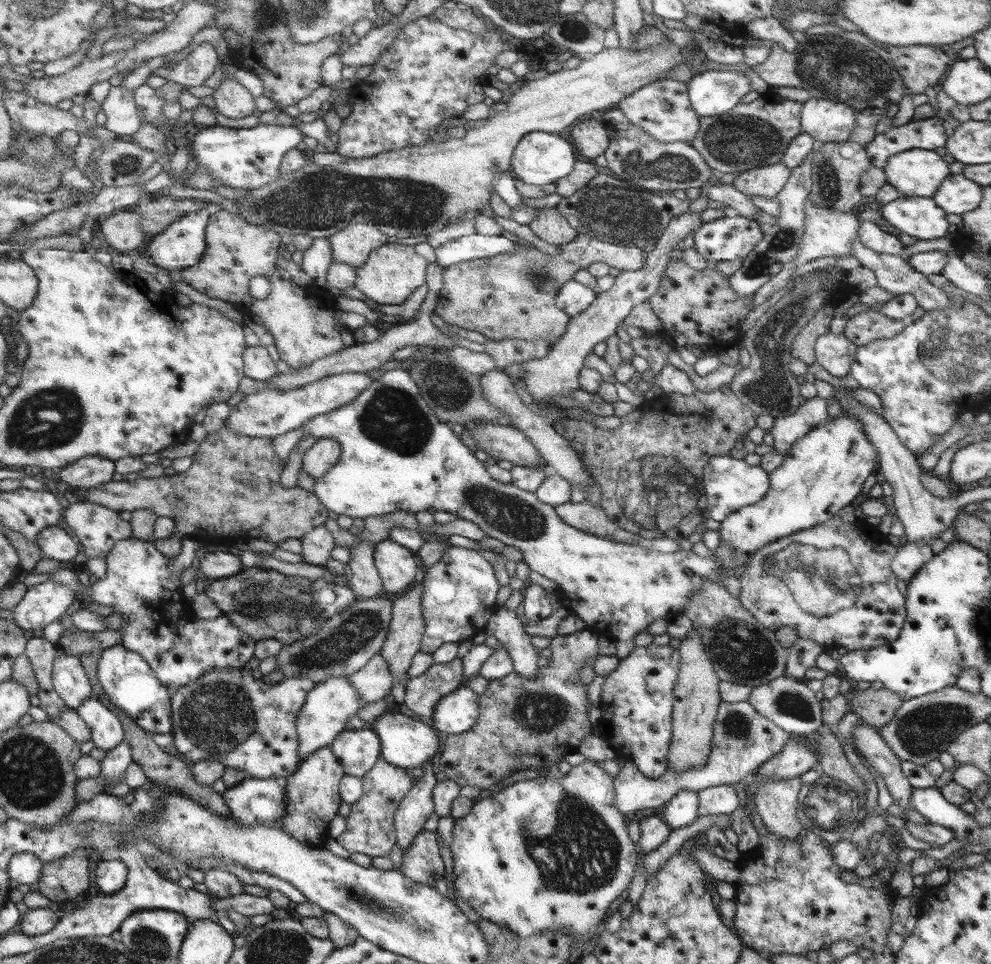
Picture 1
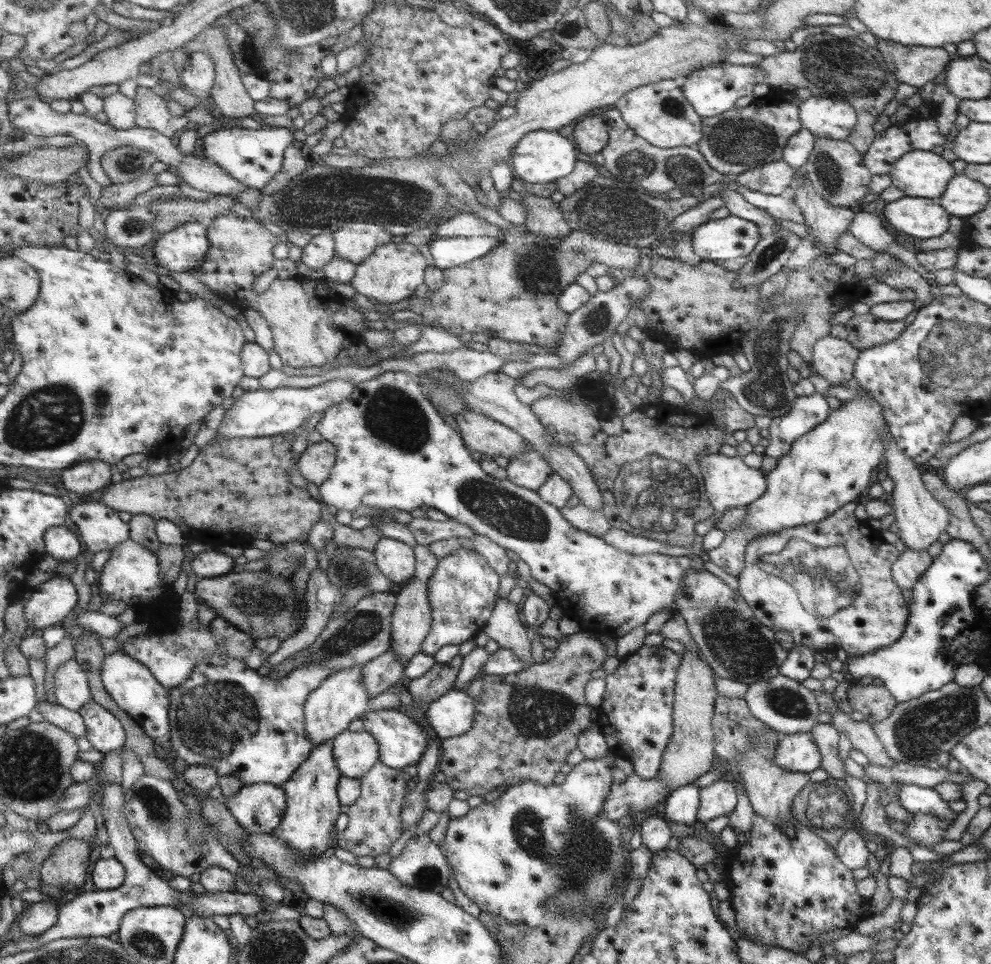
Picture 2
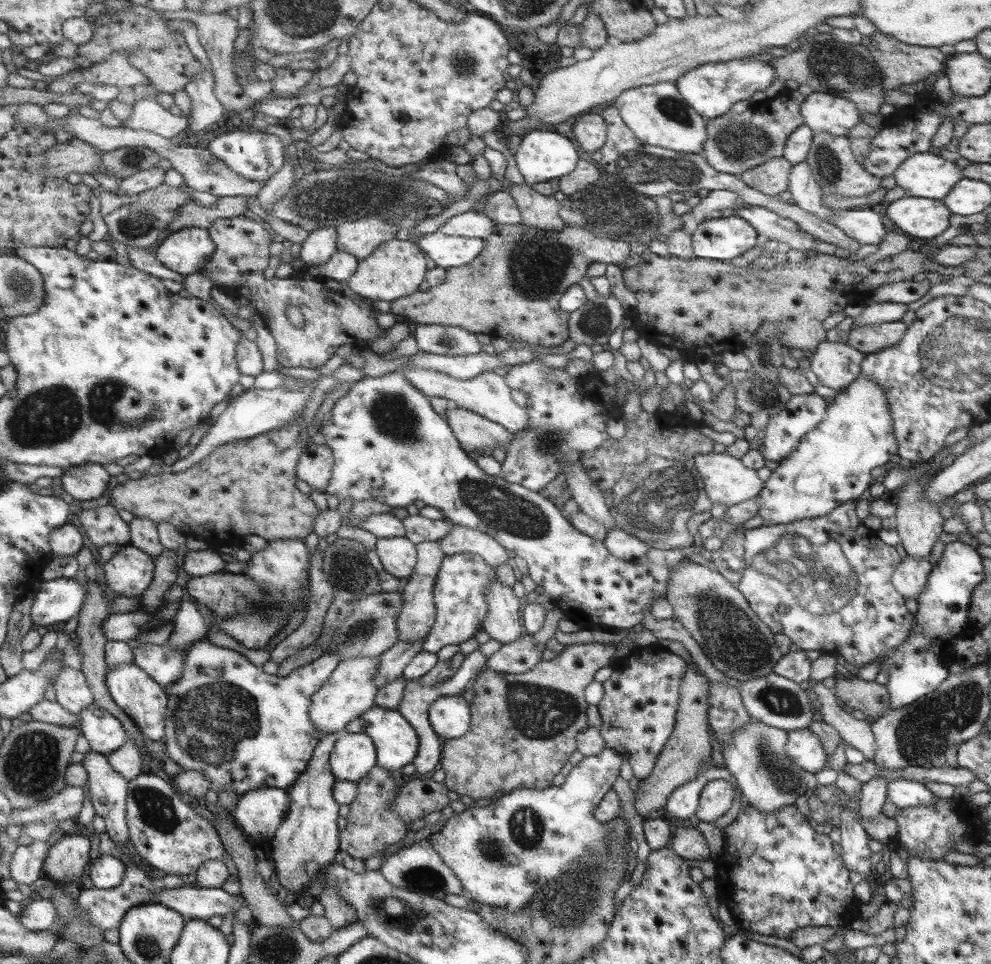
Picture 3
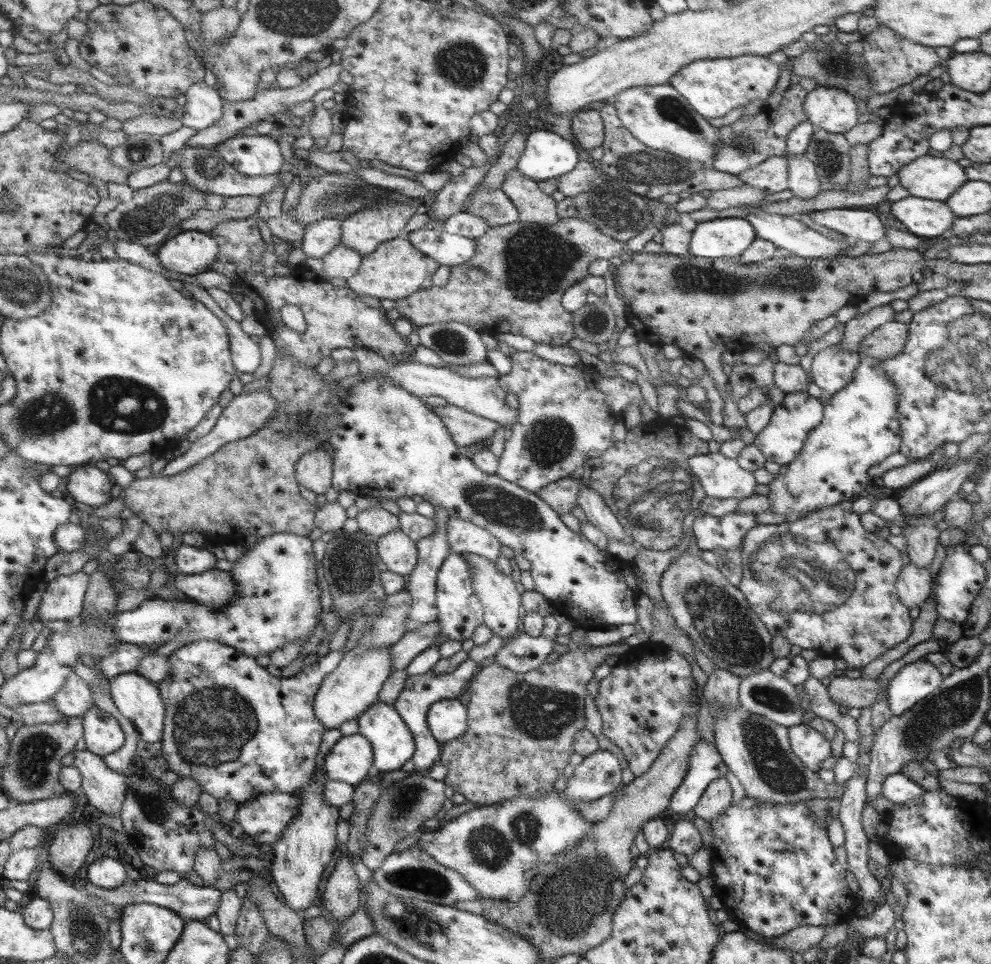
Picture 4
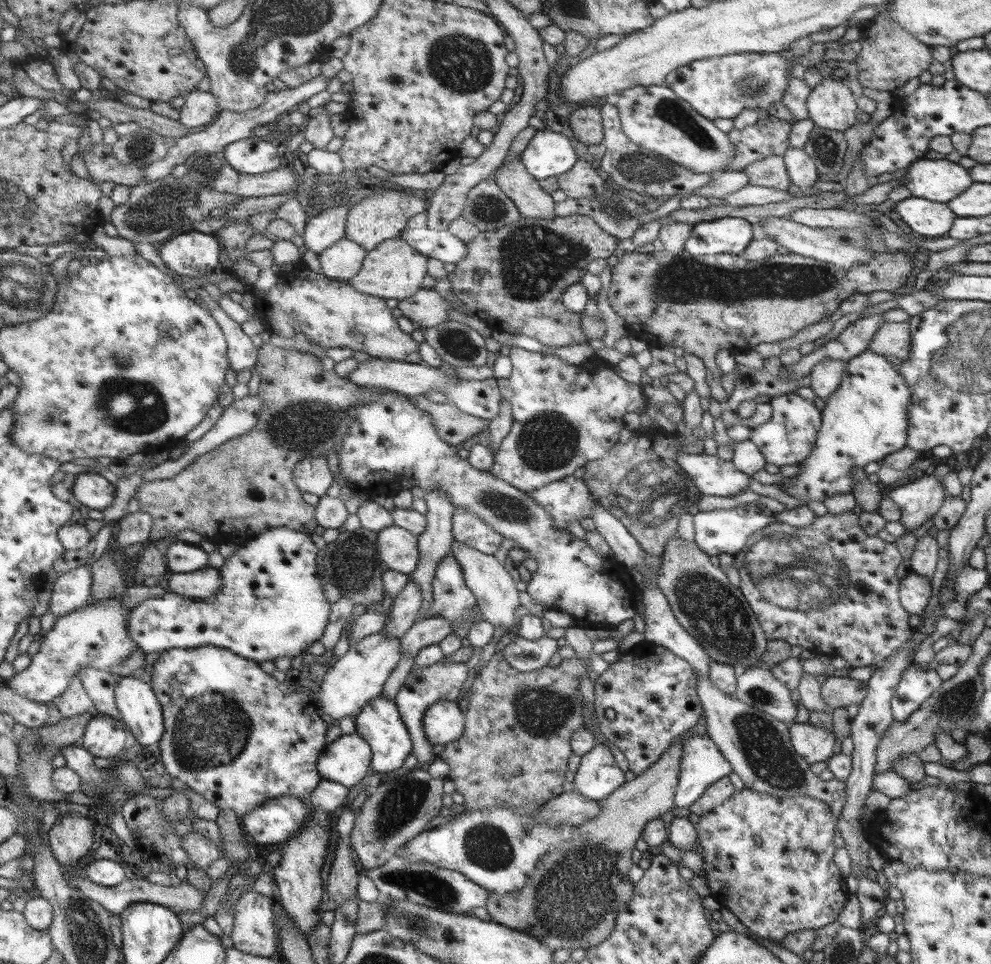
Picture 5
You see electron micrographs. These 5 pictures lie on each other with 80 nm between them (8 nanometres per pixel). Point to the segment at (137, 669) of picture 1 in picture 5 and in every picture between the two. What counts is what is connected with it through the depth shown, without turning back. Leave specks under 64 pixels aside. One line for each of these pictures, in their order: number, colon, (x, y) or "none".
2: (136, 688)
3: (145, 700)
4: (140, 699)
5: (143, 711)

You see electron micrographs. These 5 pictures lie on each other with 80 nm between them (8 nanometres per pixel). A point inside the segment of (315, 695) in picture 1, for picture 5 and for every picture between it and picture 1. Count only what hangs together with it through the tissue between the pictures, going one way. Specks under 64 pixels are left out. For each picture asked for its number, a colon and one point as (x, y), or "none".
2: (343, 697)
3: (351, 690)
4: (349, 691)
5: (355, 679)

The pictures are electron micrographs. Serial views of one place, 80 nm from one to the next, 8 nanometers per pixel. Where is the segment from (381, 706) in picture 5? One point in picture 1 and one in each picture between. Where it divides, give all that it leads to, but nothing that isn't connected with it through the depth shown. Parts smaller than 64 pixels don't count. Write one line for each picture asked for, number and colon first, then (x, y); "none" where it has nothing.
1: (406, 742)
2: (402, 742)
3: (395, 739)
4: (394, 744)

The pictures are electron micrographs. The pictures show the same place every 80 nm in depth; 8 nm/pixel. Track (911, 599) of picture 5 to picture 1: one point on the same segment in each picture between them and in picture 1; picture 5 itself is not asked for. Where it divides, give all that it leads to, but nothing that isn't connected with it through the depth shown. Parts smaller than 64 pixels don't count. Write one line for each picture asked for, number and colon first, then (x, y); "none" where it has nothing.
1: (912, 557)
2: (912, 565)
3: (910, 579)
4: (914, 585)

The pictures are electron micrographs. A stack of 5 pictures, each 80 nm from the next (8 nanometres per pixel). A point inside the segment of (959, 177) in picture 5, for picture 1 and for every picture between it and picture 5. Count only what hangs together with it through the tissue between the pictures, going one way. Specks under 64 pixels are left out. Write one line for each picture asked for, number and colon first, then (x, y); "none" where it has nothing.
1: (917, 172)
2: (920, 174)
3: (924, 175)
4: (928, 177)

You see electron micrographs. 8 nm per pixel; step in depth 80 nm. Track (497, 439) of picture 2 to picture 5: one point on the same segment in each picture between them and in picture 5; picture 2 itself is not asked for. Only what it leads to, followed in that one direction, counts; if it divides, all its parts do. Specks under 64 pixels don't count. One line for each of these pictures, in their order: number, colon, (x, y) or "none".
3: (474, 432)
4: (465, 428)
5: (454, 426)

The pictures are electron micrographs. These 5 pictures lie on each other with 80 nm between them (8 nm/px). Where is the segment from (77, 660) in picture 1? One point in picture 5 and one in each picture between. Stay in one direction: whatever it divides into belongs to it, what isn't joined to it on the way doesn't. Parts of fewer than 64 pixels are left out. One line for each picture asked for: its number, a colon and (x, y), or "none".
2: (73, 687)
3: (74, 692)
4: (76, 699)
5: (77, 700)

